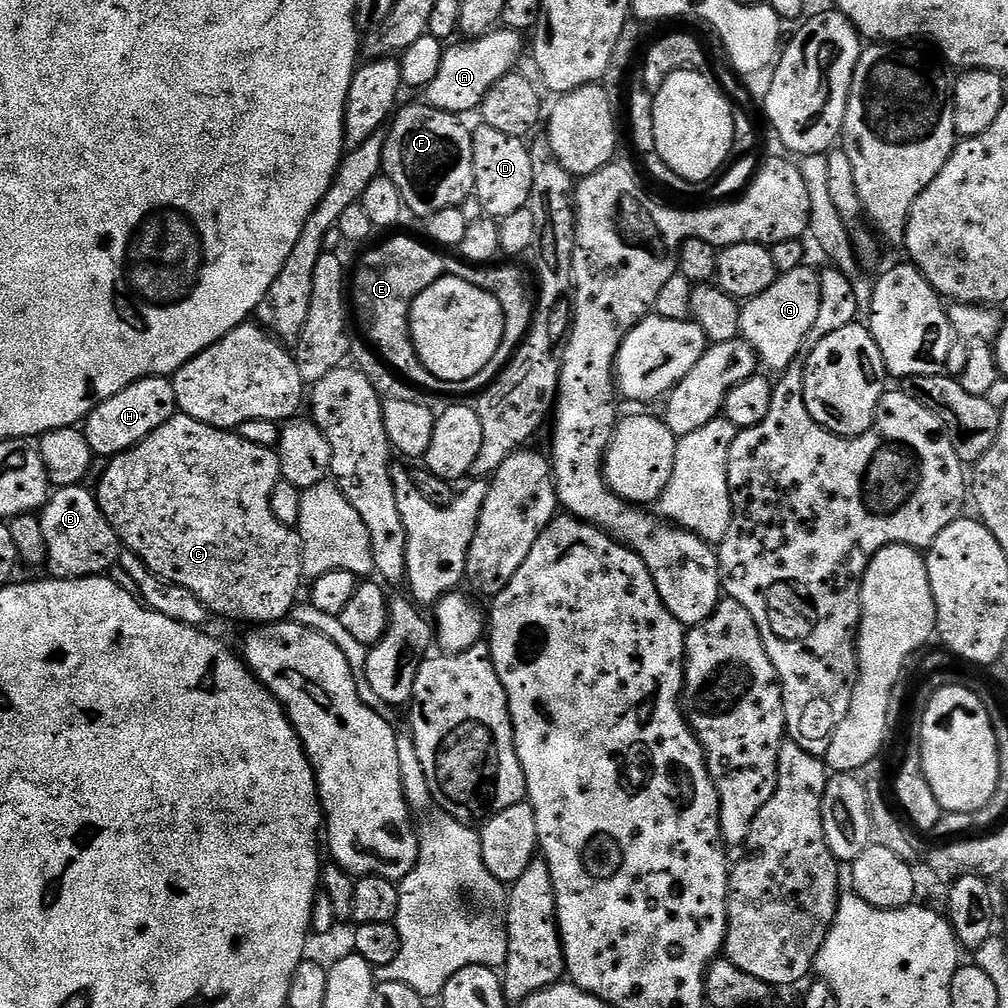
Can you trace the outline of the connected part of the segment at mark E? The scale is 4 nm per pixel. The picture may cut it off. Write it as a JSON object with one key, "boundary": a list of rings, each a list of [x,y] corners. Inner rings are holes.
{"boundary":[[[396,236],[385,244],[377,246],[360,260],[356,268],[356,277],[351,277],[350,288],[356,291],[354,320],[360,323],[363,339],[380,354],[380,359],[399,374],[405,381],[411,382],[429,392],[442,394],[442,382],[422,366],[414,350],[412,334],[408,331],[408,315],[412,312],[412,303],[434,282],[444,276],[471,277],[473,265],[463,259],[451,260],[451,255],[441,254],[435,247],[429,246],[423,239],[411,240],[408,236]]]}

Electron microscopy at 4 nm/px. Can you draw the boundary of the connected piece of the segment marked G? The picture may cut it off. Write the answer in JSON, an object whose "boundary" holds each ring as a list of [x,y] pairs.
{"boundary":[[[801,266],[777,275],[774,286],[747,301],[740,309],[740,331],[743,339],[756,351],[759,363],[773,368],[776,374],[785,372],[805,351],[804,339],[818,318],[820,277],[808,266]]]}

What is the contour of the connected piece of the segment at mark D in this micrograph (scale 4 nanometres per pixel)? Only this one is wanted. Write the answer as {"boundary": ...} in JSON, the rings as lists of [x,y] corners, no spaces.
{"boundary":[[[481,123],[479,127],[472,132],[476,179],[474,200],[484,207],[483,215],[488,218],[503,218],[514,214],[514,210],[529,207],[534,182],[529,145],[521,137],[502,134],[488,124]]]}

